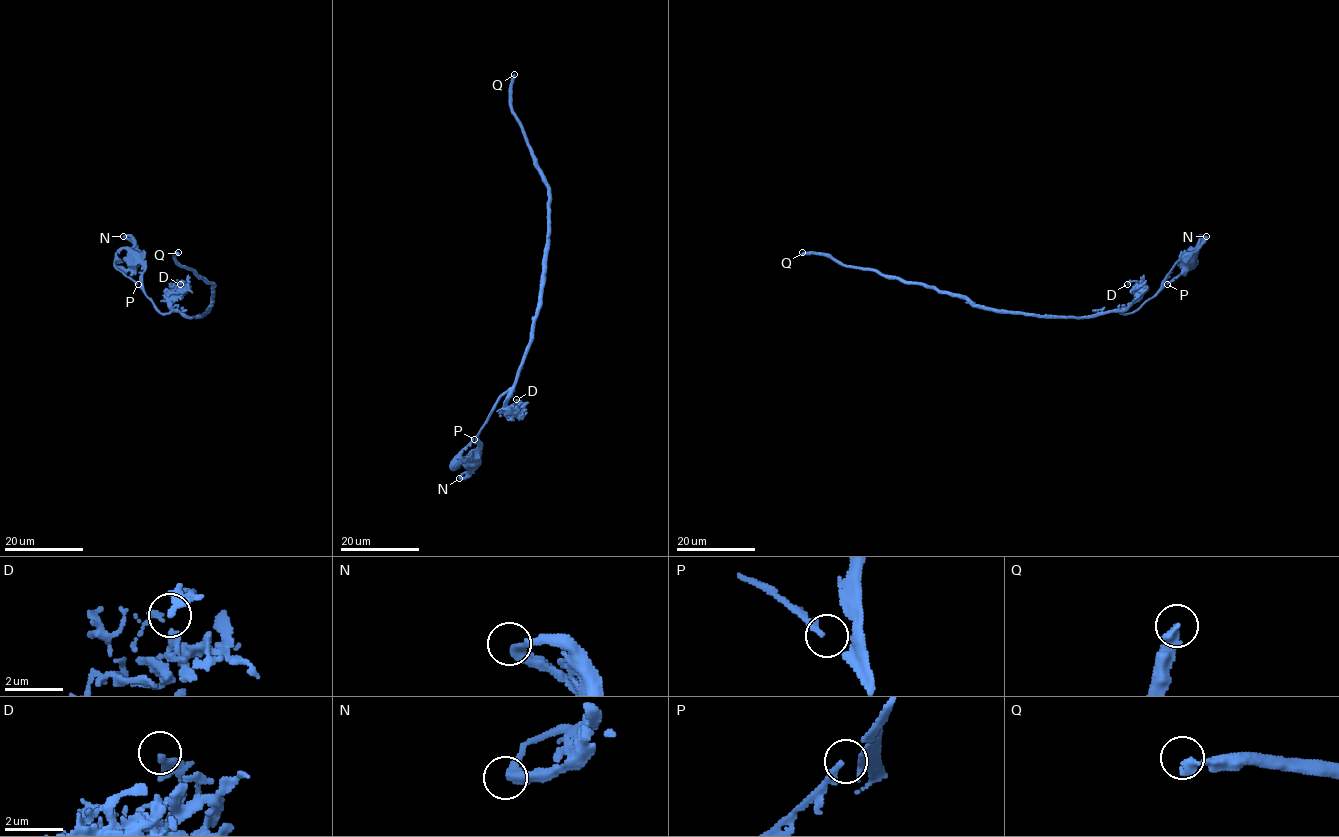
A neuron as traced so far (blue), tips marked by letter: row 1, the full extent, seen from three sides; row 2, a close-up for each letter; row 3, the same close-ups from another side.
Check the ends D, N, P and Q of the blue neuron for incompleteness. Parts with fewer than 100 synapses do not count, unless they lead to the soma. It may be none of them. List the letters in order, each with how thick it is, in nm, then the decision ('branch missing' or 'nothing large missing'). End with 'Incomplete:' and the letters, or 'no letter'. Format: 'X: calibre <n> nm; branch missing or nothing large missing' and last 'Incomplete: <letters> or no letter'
D: calibre 180 nm; nothing large missing
N: calibre 280 nm; nothing large missing
P: calibre 140 nm; nothing large missing
Q: calibre 320 nm; nothing large missing
Incomplete: no letter

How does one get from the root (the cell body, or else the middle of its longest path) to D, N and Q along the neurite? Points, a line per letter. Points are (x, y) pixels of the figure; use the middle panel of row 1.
D: (471, 462), (480, 443), (479, 432), (496, 401), (506, 392), (506, 405), (515, 412), (519, 405), (516, 399)
N: (471, 462), (471, 472), (459, 478)
Q: (471, 462), (479, 432), (511, 388), (529, 343), (548, 234), (548, 185), (511, 106), (514, 74)

